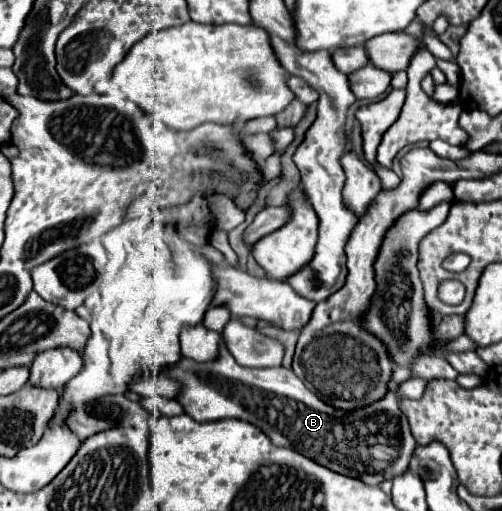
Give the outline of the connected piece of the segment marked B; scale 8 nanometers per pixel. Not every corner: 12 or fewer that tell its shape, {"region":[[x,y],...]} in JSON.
{"region":[[225,350],[163,370],[197,422],[239,418],[275,446],[379,486],[417,442],[401,398],[353,412],[293,370],[245,368]]}

